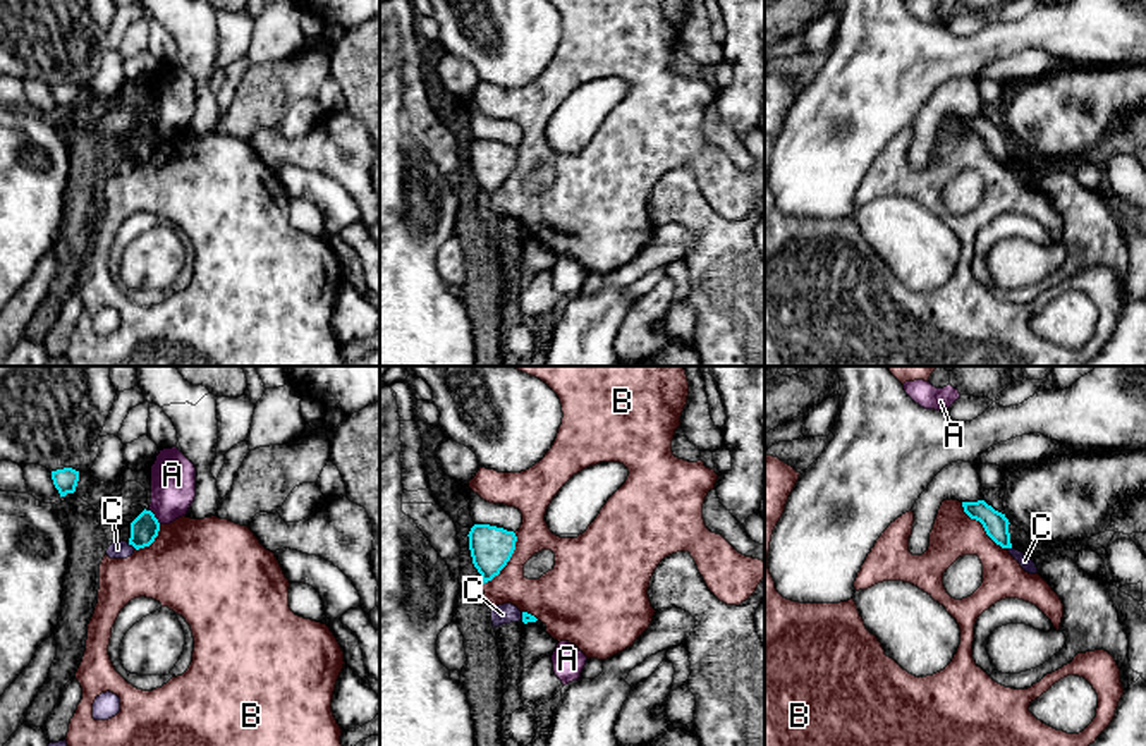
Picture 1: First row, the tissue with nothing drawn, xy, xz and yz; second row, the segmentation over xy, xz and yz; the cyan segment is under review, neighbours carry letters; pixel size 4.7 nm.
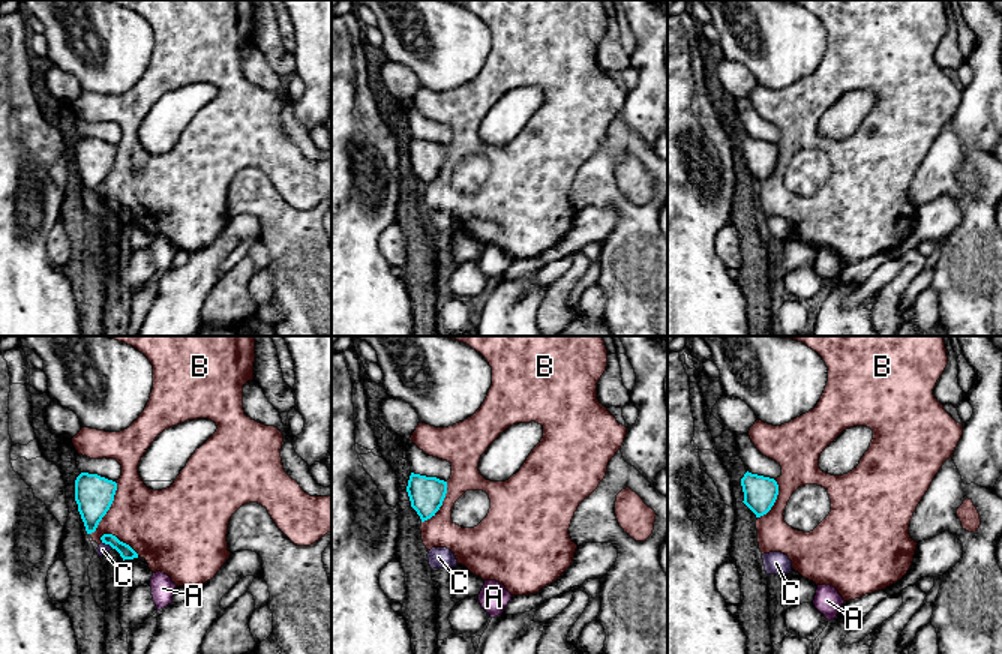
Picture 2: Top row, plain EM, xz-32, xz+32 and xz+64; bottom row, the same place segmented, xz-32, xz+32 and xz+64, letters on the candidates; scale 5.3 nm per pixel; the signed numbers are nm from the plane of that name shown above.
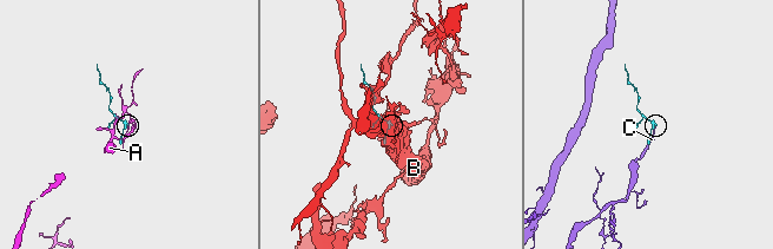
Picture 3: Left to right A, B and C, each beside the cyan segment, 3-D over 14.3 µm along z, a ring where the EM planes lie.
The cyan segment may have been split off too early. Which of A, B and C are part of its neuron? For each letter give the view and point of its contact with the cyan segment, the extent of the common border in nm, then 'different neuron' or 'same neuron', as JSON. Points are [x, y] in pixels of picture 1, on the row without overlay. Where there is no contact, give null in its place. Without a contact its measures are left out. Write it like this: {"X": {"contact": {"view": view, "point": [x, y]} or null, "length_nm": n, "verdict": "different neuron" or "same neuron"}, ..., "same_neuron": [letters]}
{"A": {"contact": {"view": "xy", "point": [153, 131]}, "length_nm": 90, "verdict": "different neuron"}, "B": {"contact": {"view": "xz", "point": [509, 174]}, "length_nm": 300, "verdict": "different neuron"}, "C": {"contact": {"view": "xy", "point": [133, 160]}, "length_nm": 50, "verdict": "different neuron"}, "same_neuron": []}

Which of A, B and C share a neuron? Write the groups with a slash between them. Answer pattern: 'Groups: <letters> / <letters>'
Groups: A / B / C

